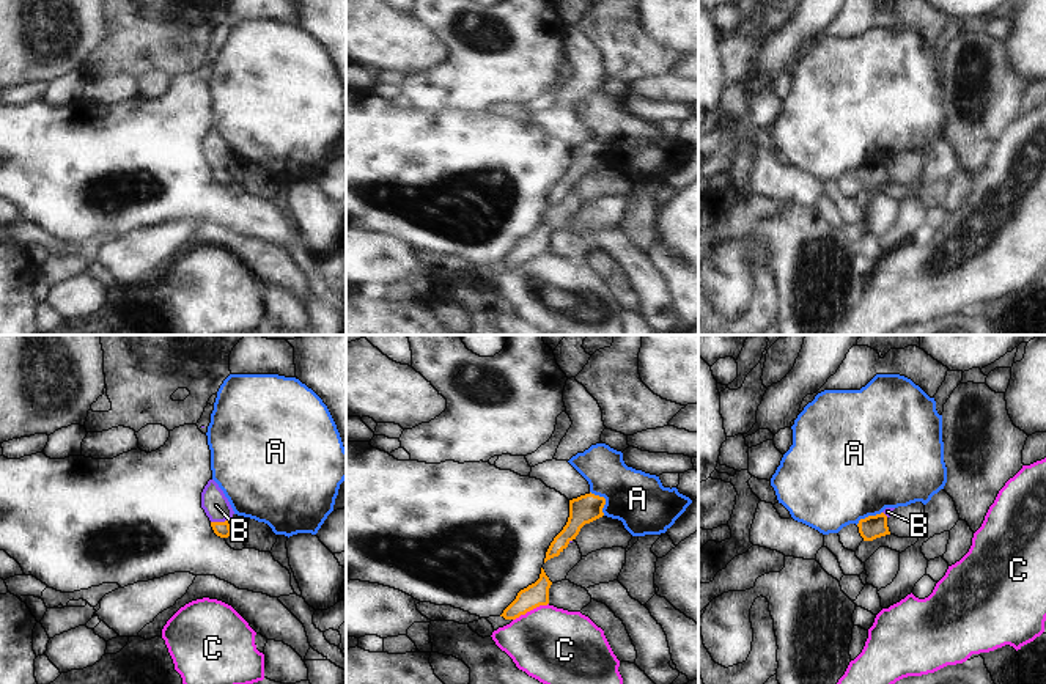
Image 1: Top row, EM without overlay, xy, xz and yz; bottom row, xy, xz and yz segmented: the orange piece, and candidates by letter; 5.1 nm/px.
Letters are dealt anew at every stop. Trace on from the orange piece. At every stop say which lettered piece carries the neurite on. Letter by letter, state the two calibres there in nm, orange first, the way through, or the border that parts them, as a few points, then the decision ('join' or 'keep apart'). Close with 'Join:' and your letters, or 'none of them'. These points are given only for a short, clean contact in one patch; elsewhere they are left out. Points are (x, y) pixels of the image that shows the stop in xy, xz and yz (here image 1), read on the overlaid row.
A: 140/280 nm | keep apart
B: 80/140 nm | along xy (227, 519), (211, 522) | keep apart
C: 120/380 nm | keep apart
Join: none of them

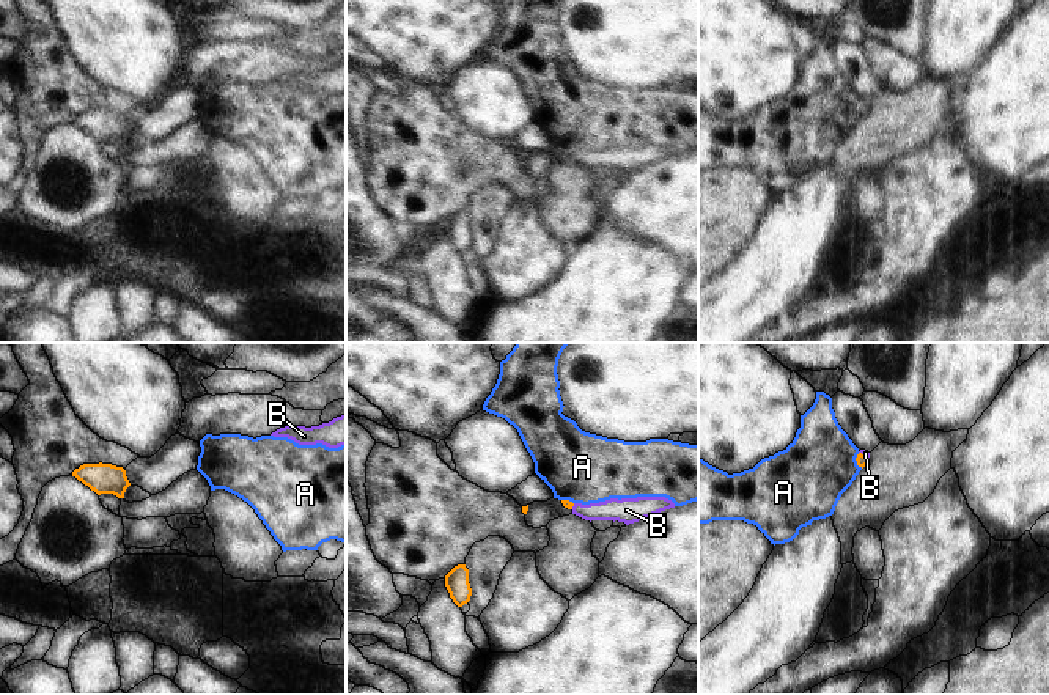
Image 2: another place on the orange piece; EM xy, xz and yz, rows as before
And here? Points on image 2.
A: 60/380 nm | along yz (857, 453), (856, 463), (862, 467) | keep apart
B: 60/30 nm | across yz (862, 461), (862, 455), (865, 453) | join
Join: B

